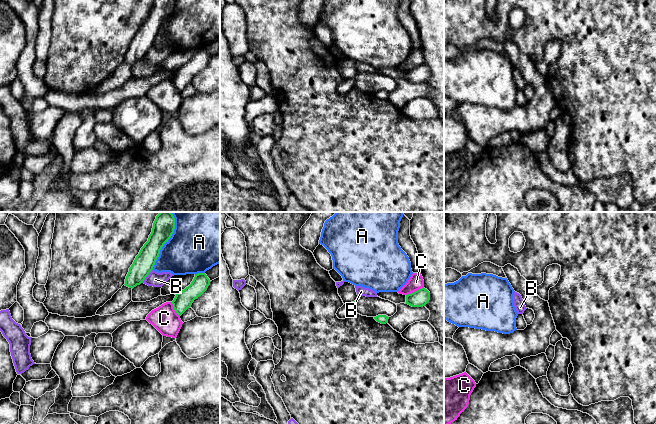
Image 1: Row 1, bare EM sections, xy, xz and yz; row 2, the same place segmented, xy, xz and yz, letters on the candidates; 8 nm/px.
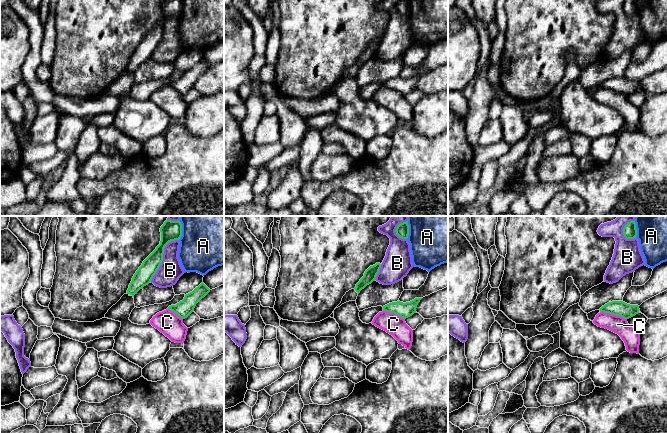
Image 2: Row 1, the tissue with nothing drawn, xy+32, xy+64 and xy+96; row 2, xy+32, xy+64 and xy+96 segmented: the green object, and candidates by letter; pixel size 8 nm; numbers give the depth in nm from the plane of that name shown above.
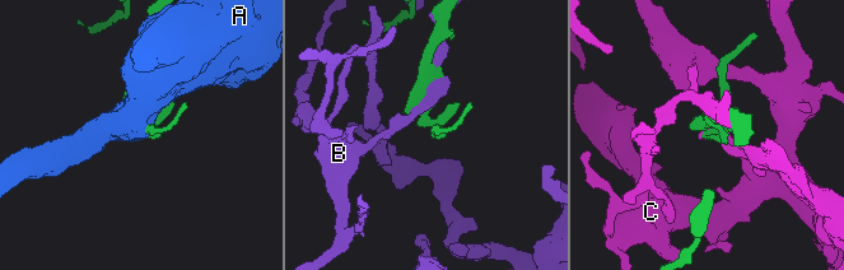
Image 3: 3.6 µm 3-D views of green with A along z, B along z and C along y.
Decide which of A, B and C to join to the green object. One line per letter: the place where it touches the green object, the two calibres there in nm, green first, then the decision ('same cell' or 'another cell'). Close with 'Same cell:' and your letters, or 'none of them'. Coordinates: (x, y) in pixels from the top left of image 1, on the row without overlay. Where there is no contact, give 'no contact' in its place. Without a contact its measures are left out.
A: contact xy (162, 22); calibres 160 and 400 nm; another cell
B: contact xy (147, 51); calibres 160 and 120 nm; another cell
C: contact xz (415, 67); calibres 140 and 120 nm; another cell
Same cell: none of them

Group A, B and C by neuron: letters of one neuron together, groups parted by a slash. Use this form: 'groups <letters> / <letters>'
groups A / B / C

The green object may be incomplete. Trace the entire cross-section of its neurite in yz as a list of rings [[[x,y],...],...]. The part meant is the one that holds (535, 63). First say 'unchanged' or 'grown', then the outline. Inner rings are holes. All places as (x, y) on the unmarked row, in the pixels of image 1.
grown | [[[552,40],[546,43],[544,47],[544,57],[541,61],[535,62],[537,71],[545,76],[549,76],[549,66],[554,63],[561,51],[561,42],[558,40]]]

